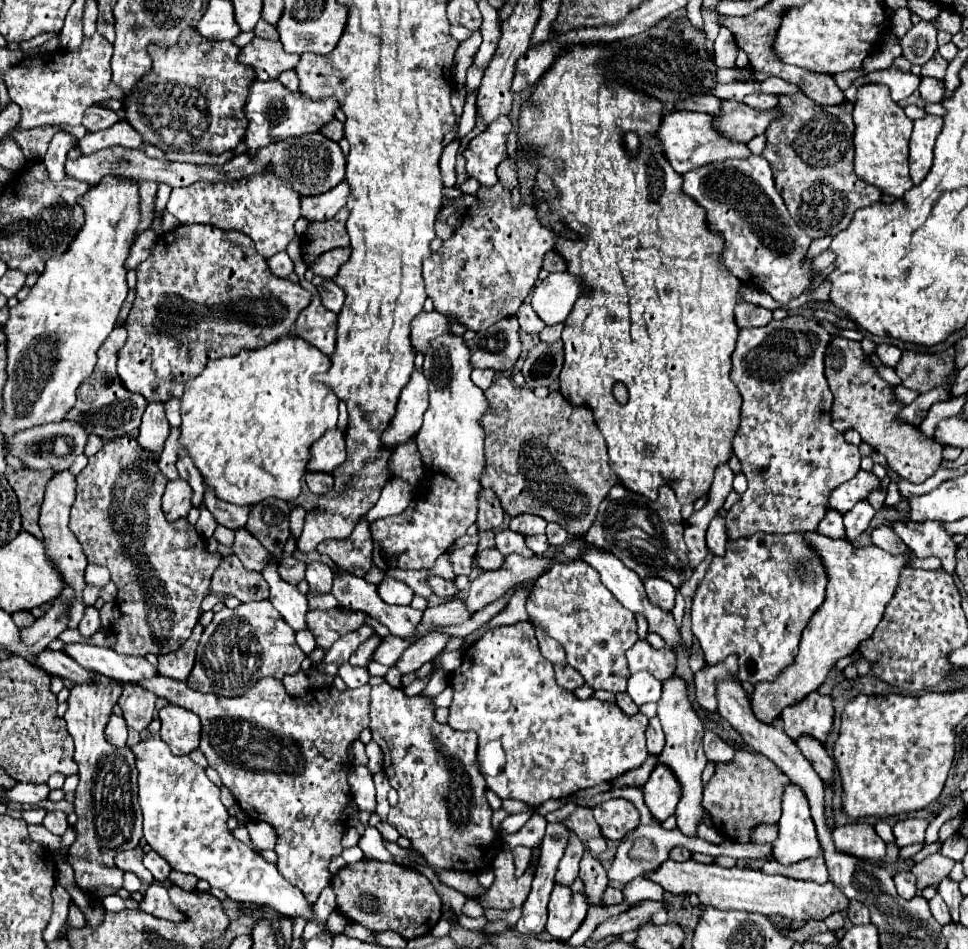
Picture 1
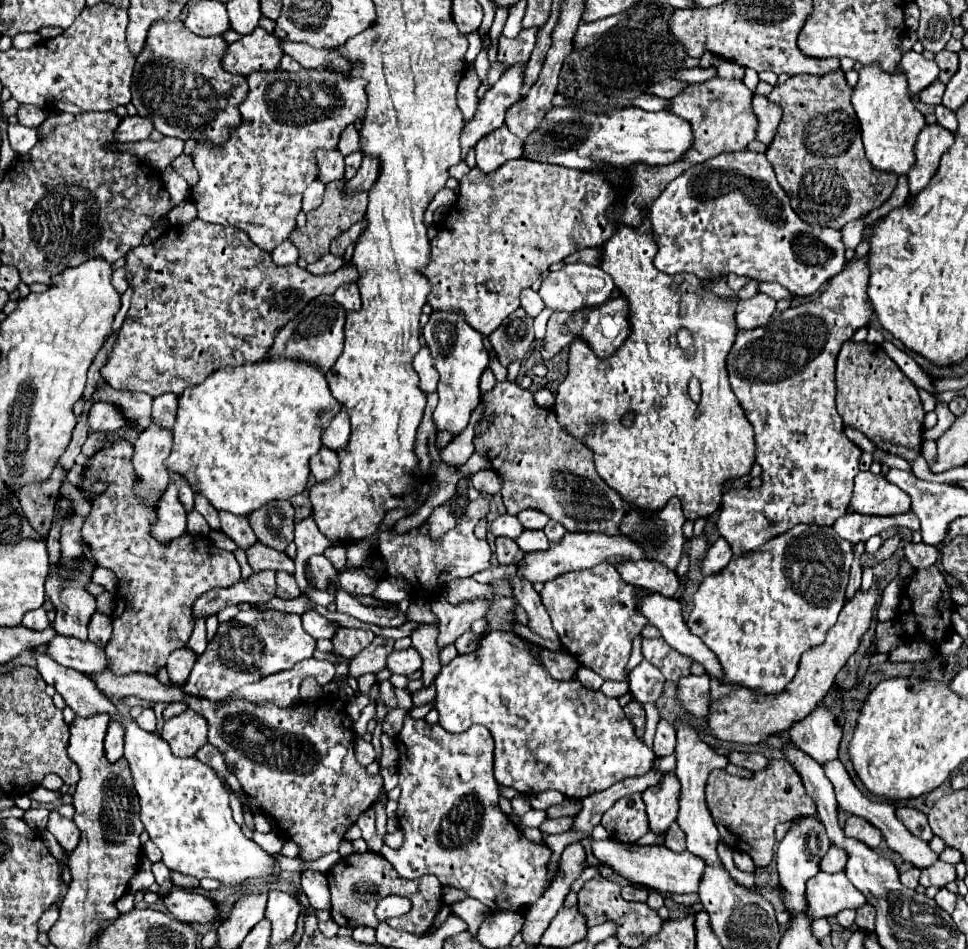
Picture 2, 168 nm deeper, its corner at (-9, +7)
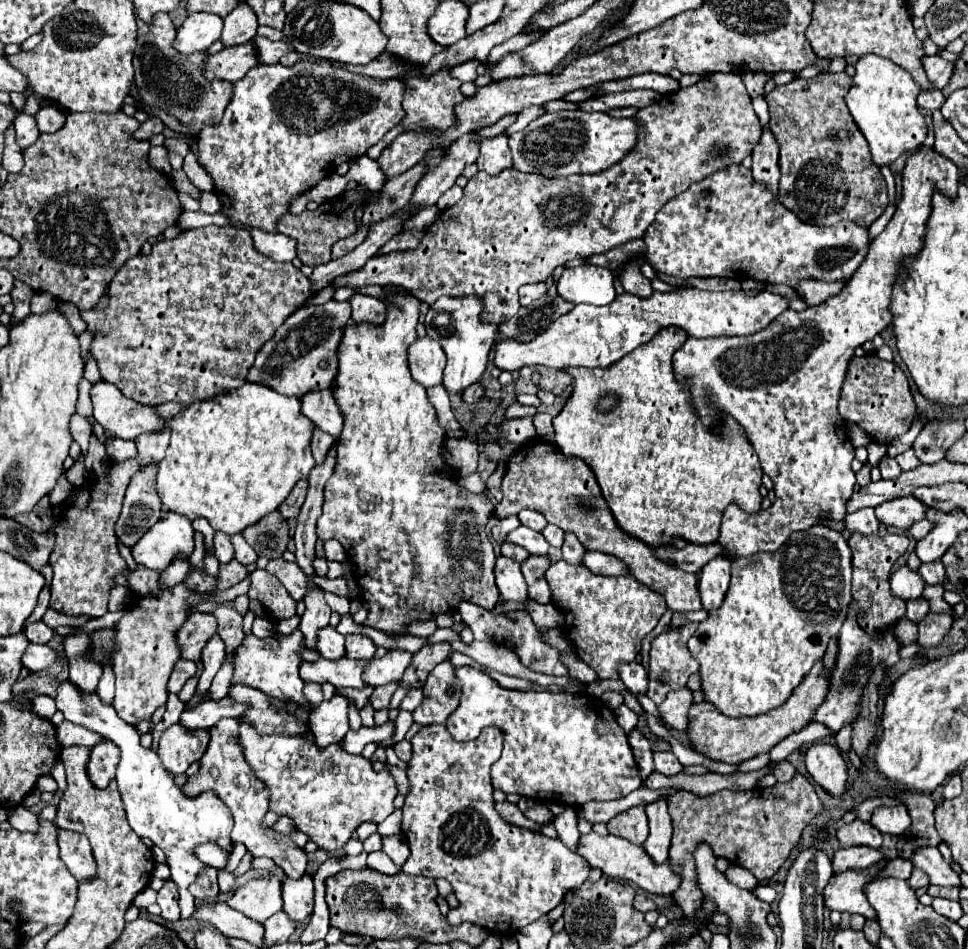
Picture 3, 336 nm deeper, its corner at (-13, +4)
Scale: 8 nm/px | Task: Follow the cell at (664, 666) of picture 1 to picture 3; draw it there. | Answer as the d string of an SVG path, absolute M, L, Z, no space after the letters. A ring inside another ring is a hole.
M687 623L681 629L663 631L661 635L657 635L651 641L651 651L649 651L649 675L651 675L651 681L649 681L647 697L651 697L655 701L655 705L661 705L669 691L685 687L689 675L699 671L699 661L693 659L689 649L687 649L687 639L695 633L695 629L697 629L697 623Z

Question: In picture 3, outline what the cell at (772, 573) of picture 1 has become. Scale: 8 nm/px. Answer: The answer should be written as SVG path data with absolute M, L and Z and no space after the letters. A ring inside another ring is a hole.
M813 525L807 531L797 531L789 537L789 541L777 551L777 553L759 553L749 557L738 558L733 561L731 567L731 585L729 591L725 595L725 601L721 607L717 607L715 611L709 611L709 617L705 621L699 623L695 635L689 639L689 651L691 655L701 663L701 677L703 677L703 691L705 691L705 699L709 703L713 703L719 711L723 711L729 717L741 717L741 715L763 715L779 705L785 703L785 699L791 695L791 691L801 683L801 679L809 673L809 669L813 667L813 663L817 659L821 659L825 655L827 643L831 637L835 637L843 625L843 619L847 615L847 607L851 603L851 549L847 547L847 539L839 533L839 531L831 531L829 527L823 525Z

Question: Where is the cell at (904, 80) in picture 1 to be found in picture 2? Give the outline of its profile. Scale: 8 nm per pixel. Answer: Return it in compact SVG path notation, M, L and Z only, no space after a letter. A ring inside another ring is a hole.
M913 50L905 52L901 60L901 68L907 74L911 94L919 94L923 88L933 84L939 76L939 66L935 64L935 60L925 60L923 54L917 54Z

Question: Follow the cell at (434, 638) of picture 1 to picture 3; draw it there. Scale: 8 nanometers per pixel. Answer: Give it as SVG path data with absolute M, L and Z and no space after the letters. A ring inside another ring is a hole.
M387 651L385 657L373 659L367 665L367 669L363 673L363 681L373 687L387 685L391 681L399 683L405 669L411 665L411 659L413 659L413 653L409 653L409 651Z

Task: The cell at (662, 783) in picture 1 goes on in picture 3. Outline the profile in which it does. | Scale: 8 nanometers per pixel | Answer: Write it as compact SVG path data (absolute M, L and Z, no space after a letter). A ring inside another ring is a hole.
M659 799L655 803L647 803L647 819L649 819L649 837L643 843L655 863L663 863L667 859L669 843L671 843L671 817L667 813L667 801Z

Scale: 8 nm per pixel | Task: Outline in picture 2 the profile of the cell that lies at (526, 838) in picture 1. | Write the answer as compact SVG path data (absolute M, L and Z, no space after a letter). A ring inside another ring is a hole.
M575 816L545 820L545 822L541 824L541 832L547 832L547 834L561 834L561 832L567 832L567 830L573 826L573 820L575 820Z

